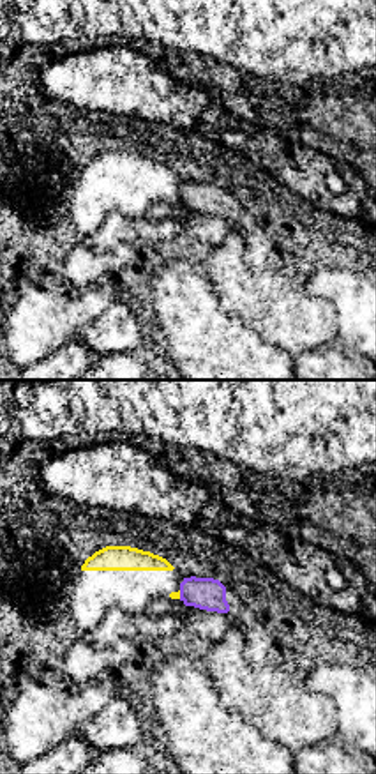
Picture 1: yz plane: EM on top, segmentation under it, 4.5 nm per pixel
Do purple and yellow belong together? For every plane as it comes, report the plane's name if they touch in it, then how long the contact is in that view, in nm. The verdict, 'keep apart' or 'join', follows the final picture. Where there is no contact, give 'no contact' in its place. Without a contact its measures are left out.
meets purple in yz; contact 40 nm long

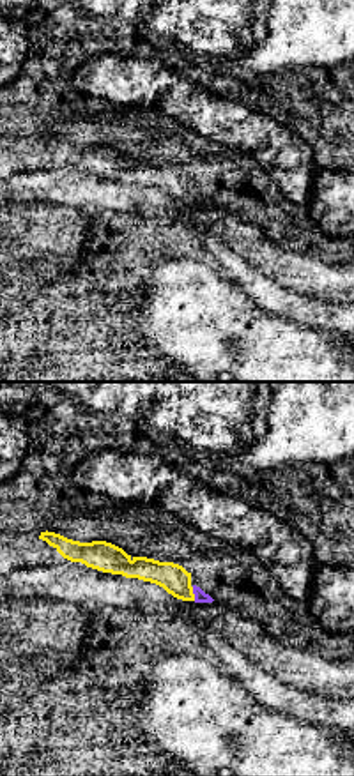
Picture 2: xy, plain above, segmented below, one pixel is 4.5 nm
meets purple in xy; contact 70 nm long

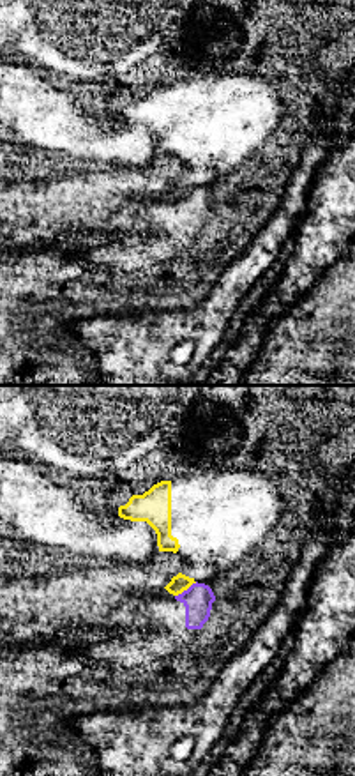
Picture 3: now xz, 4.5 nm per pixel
meets purple in xz; contact 120 nm long

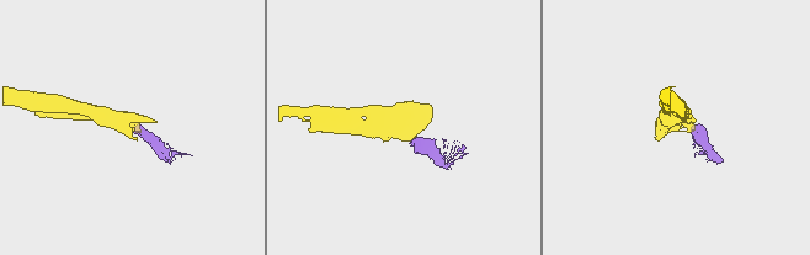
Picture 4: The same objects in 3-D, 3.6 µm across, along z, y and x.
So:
keep apart

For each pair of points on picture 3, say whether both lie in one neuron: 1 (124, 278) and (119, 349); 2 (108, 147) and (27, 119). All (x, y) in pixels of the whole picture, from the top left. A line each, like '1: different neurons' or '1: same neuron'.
1: different neurons
2: same neuron

